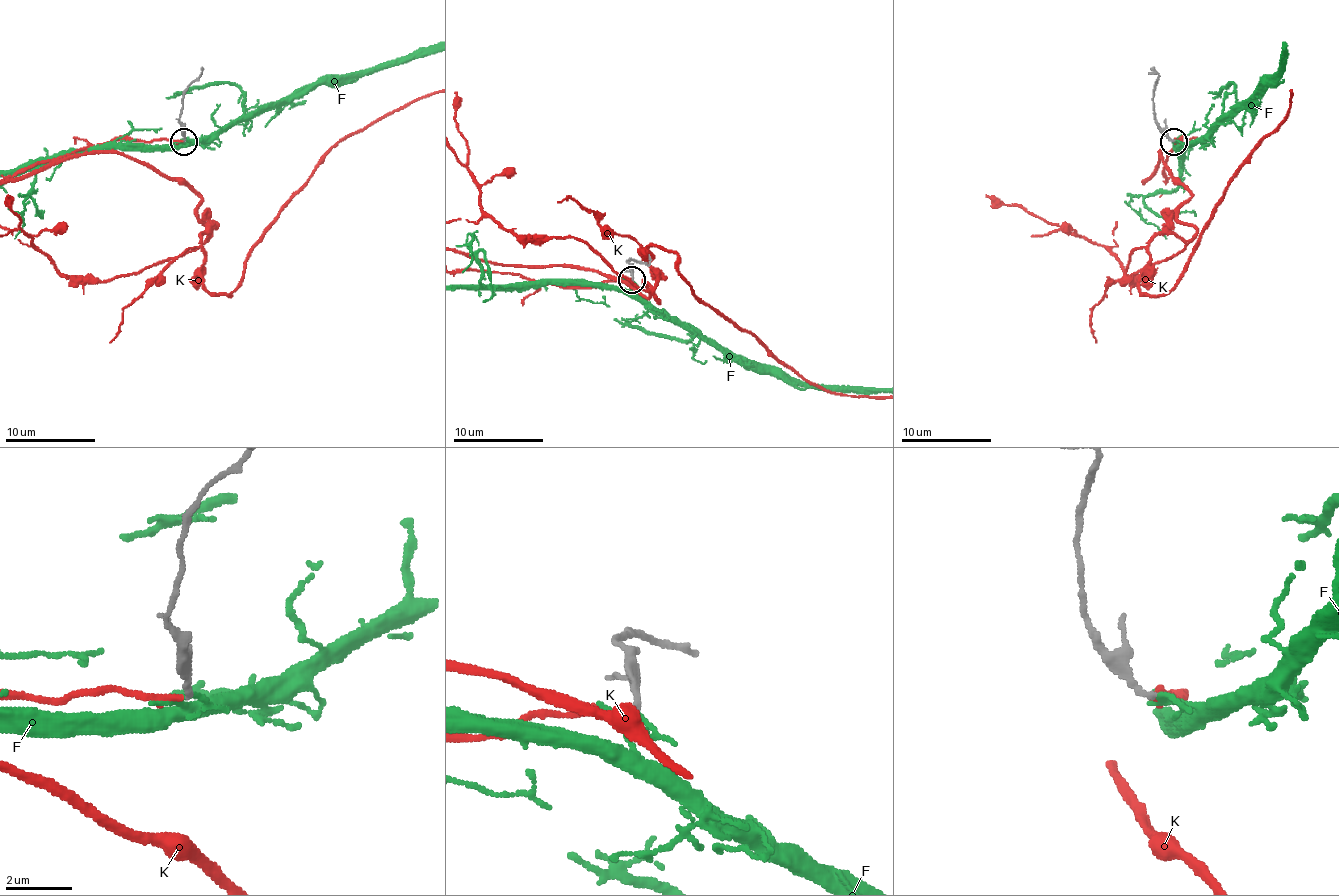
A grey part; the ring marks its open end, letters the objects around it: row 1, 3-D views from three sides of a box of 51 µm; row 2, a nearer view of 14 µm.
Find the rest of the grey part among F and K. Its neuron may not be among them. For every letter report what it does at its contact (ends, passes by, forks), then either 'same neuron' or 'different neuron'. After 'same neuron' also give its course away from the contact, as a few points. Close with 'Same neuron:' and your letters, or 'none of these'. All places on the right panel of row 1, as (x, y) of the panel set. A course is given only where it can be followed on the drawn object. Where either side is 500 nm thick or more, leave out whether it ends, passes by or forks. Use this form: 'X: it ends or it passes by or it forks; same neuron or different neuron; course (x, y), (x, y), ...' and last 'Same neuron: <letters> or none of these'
F: it forks; different neuron
K: it ends; same neuron
Same neuron: K

